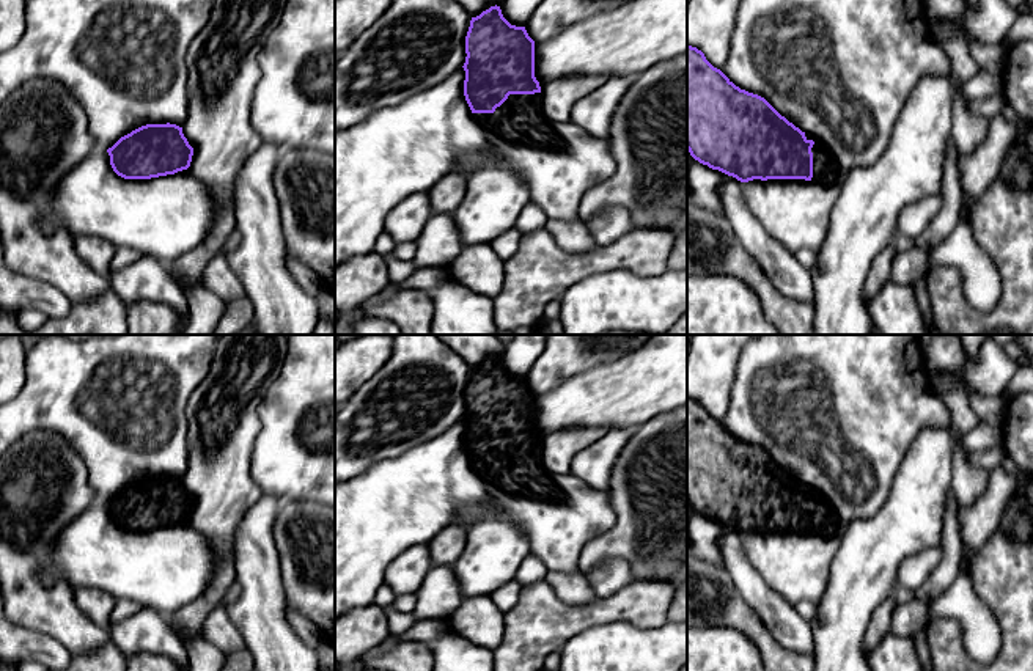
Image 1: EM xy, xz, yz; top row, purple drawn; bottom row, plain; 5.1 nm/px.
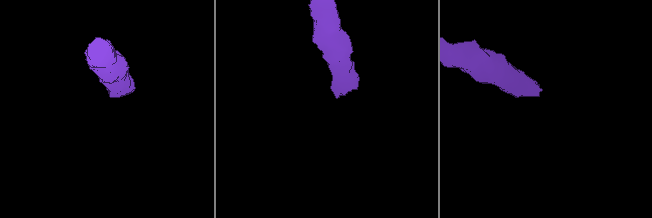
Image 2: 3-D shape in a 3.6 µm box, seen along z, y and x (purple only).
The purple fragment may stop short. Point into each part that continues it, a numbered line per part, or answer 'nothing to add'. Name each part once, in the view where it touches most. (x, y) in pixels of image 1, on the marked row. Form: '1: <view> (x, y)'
1: xz (519, 120)

